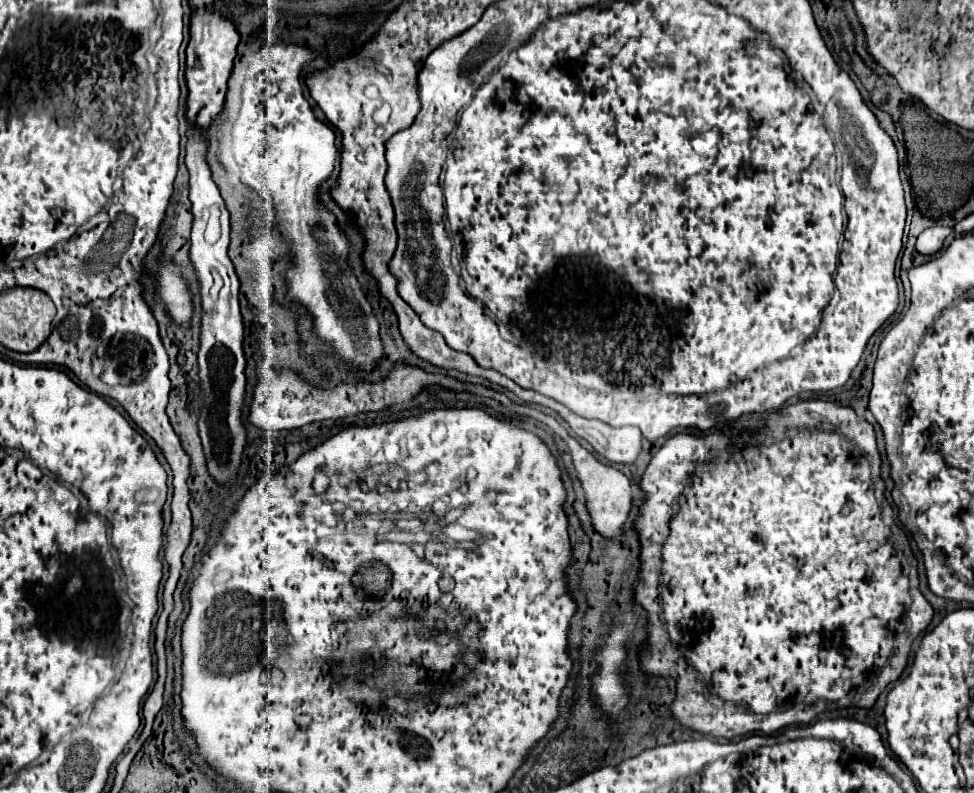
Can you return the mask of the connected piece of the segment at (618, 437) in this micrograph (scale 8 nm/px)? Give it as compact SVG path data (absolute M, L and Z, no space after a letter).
M549 400L549 404L539 404L547 406L555 412L559 412L565 422L571 426L571 430L585 438L601 456L605 456L609 462L621 462L621 464L631 464L641 452L641 430L627 426L627 428L613 428L605 422L599 420L587 420L577 414L573 414L567 406Z

